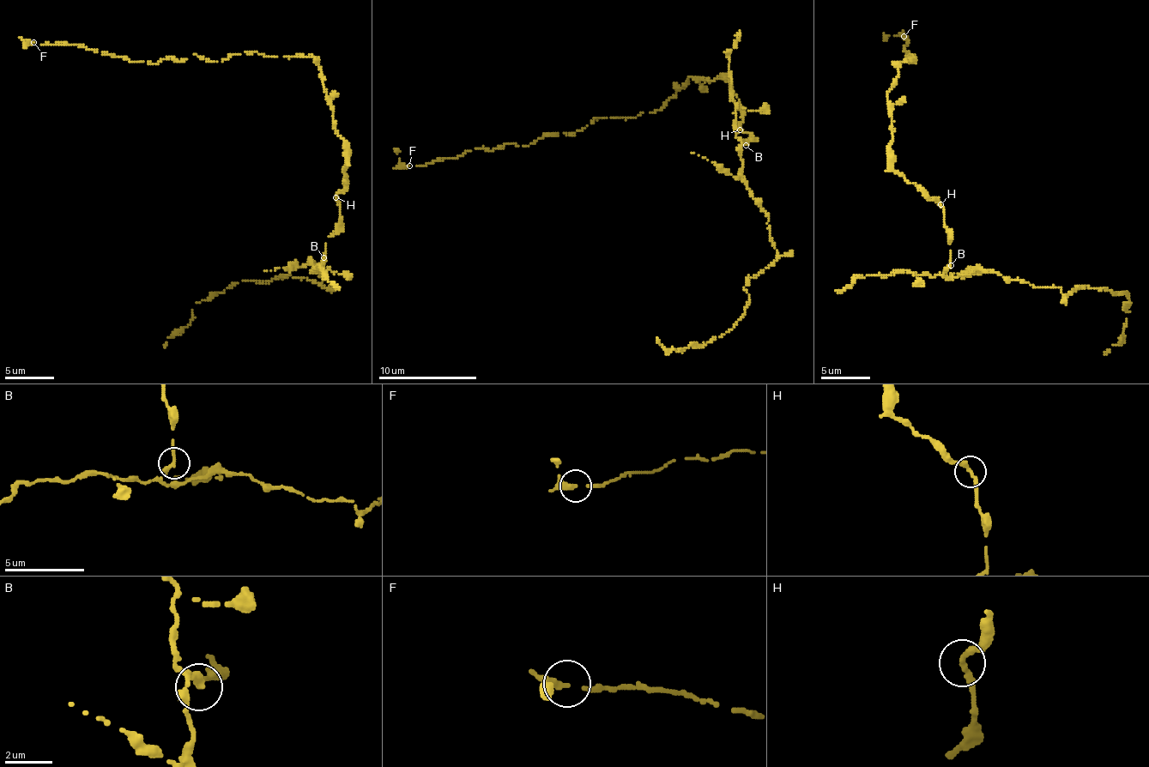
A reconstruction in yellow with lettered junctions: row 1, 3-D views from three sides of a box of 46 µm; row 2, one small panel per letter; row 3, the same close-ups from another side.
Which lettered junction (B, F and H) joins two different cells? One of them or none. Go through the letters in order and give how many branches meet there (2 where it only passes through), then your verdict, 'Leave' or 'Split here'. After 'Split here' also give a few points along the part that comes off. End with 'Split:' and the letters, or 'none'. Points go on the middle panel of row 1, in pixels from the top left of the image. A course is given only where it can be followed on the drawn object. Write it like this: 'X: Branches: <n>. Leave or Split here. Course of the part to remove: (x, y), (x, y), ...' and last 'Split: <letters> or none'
B: Branches: 2. Split here. Course of the part to remove: (746, 144), (742, 179), (769, 218), (778, 253), (744, 287), (745, 312), (719, 337), (676, 352), (657, 338)
F: Branches: 3. Leave
H: Branches: 2. Leave
Split: B

